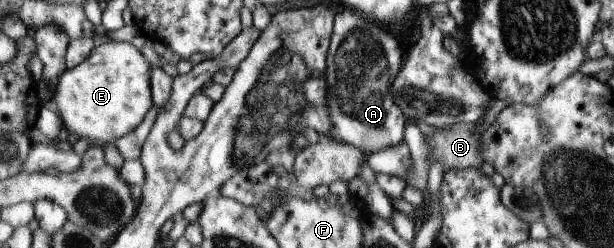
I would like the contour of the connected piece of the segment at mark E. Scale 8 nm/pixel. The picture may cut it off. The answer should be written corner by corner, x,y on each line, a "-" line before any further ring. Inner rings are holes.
110,39
96,46
81,65
61,73
52,104
73,137
85,137
102,146
135,131
153,105
151,64
135,45

